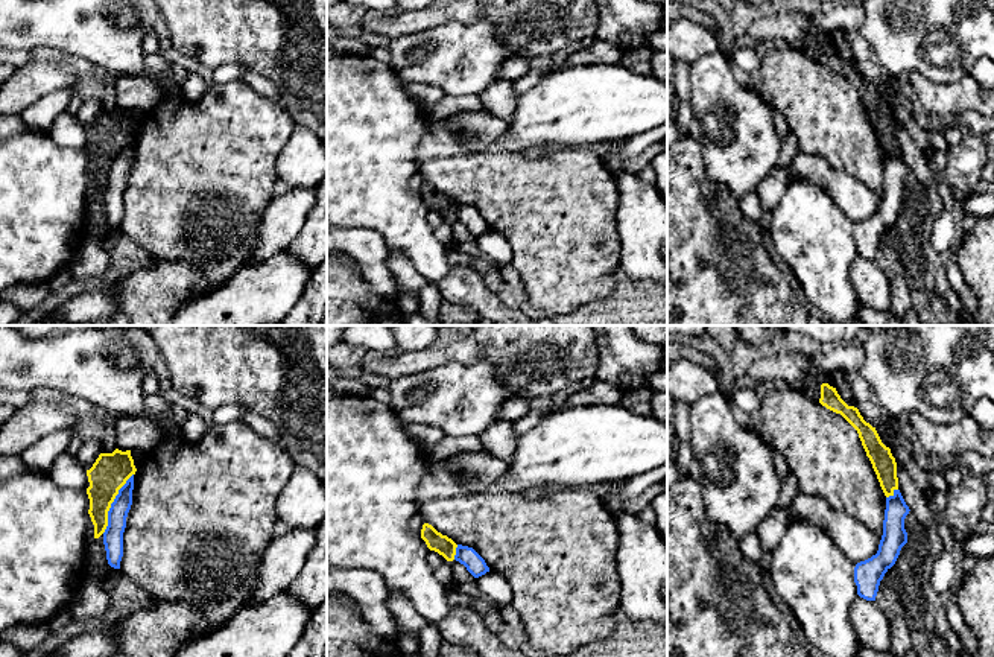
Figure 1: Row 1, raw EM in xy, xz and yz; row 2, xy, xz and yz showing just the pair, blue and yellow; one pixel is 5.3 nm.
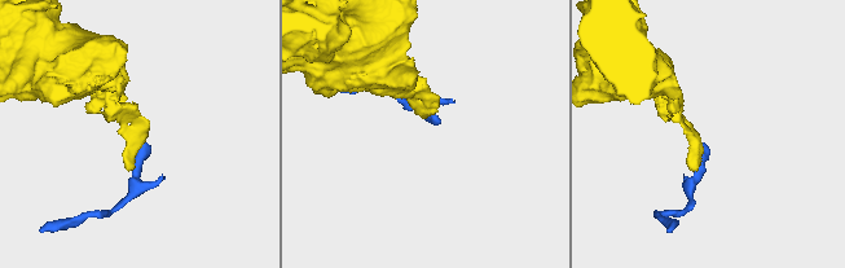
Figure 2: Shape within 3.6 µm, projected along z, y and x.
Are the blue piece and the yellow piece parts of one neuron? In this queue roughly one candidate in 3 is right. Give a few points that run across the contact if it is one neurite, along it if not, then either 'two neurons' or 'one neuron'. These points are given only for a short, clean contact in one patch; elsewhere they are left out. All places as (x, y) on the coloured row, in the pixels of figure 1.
line xy (113, 537), (111, 504), (110, 472); one neuron

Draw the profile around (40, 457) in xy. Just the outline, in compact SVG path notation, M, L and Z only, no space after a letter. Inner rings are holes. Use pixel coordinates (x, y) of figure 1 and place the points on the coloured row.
M70 427L49 433L26 449L20 459L29 470L47 473L55 459L67 452L70 436Z

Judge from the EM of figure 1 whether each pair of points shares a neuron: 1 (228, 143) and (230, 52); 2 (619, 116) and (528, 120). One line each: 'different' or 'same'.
1: different
2: same

